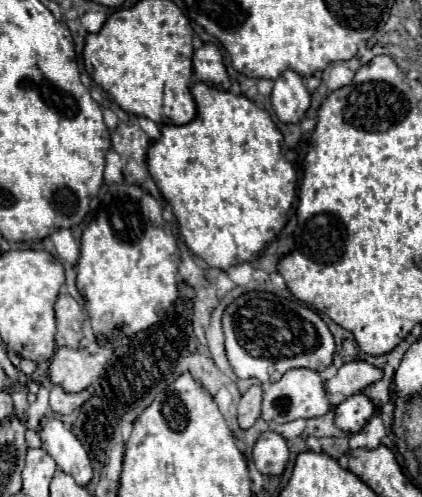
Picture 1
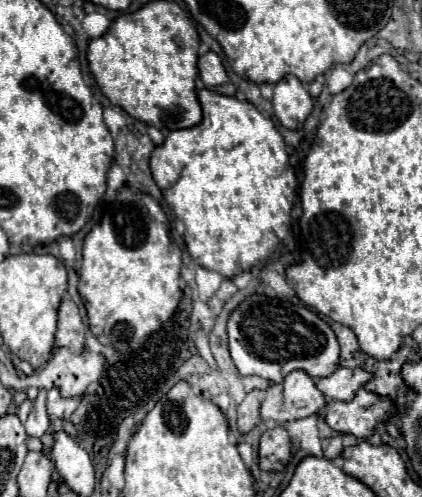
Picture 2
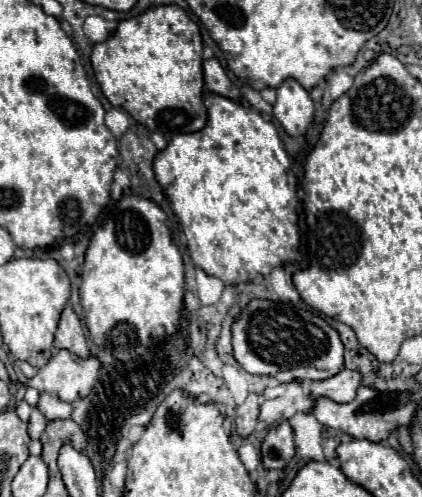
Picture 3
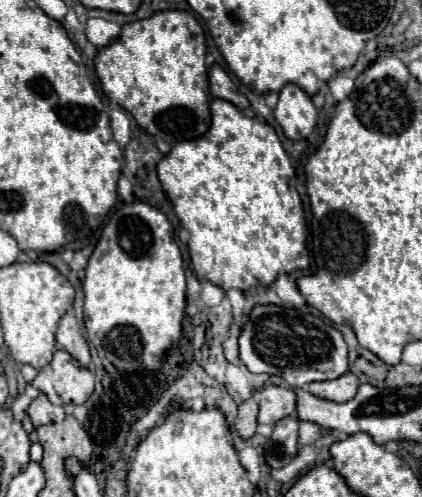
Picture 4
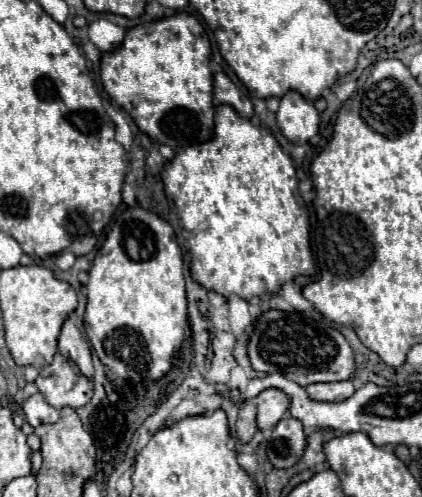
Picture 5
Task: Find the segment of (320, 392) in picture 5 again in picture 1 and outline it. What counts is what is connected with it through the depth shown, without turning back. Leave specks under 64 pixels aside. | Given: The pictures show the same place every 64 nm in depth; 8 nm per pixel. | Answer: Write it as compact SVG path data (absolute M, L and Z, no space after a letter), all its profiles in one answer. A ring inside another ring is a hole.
M356 360L356 362L344 364L336 372L336 376L324 380L324 388L328 394L342 394L350 398L356 392L362 392L366 386L378 382L380 378L382 378L382 370L374 368L364 360Z

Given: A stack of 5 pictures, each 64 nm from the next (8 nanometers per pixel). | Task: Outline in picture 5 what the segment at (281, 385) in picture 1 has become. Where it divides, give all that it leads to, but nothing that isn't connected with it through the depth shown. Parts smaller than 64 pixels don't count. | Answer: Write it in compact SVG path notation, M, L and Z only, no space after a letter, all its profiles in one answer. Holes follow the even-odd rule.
M268 388L268 390L260 392L254 400L256 400L256 408L258 408L256 420L258 420L260 430L274 428L290 408L290 398L282 390L276 390L276 388Z

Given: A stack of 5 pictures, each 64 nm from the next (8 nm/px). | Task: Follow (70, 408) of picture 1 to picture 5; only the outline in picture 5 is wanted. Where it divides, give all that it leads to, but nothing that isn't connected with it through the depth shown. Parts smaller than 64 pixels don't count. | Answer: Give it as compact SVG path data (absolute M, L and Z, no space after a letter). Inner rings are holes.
M32 394L28 400L22 402L22 412L24 412L24 418L30 426L38 426L38 424L46 424L46 422L56 422L60 418L58 410L50 404L44 402L44 396L42 394Z

